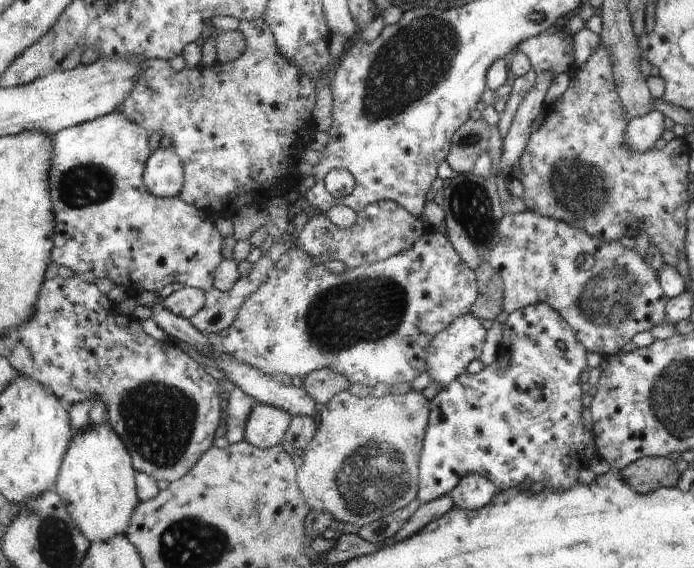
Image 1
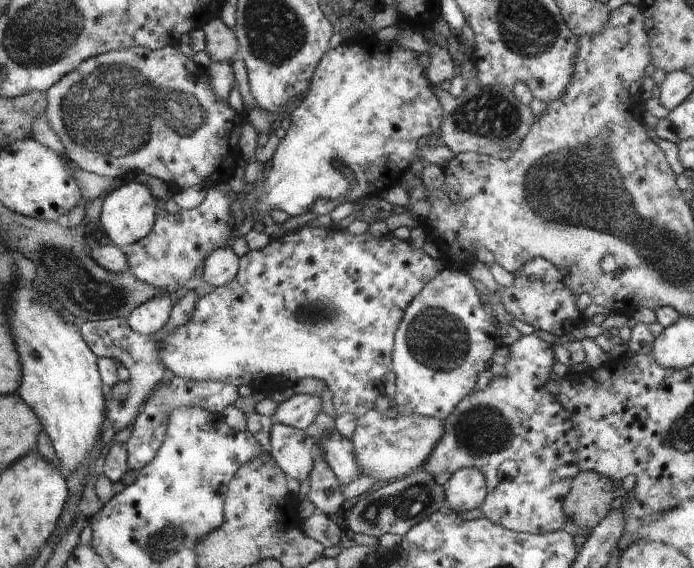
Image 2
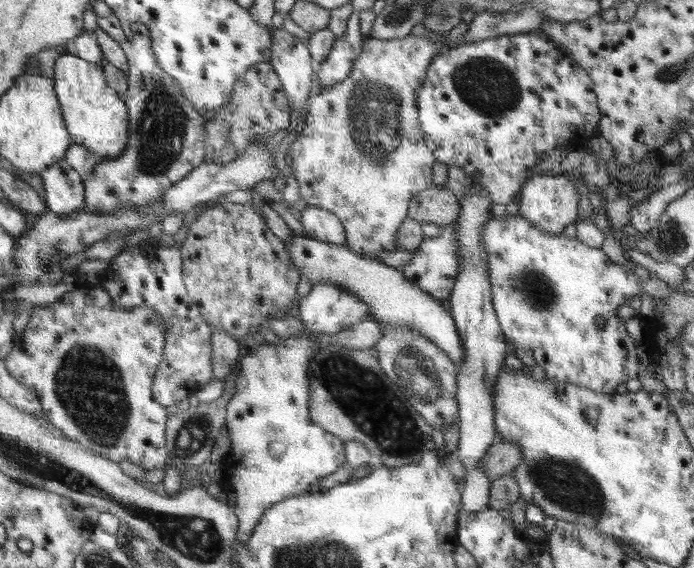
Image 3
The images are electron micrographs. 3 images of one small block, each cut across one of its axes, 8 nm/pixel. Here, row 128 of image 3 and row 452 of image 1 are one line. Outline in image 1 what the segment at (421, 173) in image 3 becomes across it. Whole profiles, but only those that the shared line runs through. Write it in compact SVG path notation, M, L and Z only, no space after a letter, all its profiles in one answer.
M415 390L407 394L390 393L381 398L375 398L373 395L366 398L358 398L358 396L352 396L348 391L343 391L336 394L326 406L322 406L317 417L316 435L312 442L308 444L308 449L300 453L302 456L302 466L300 466L299 470L300 489L303 492L303 496L307 498L308 504L311 505L312 511L316 513L330 512L333 519L337 521L362 527L366 524L371 524L374 520L383 519L384 516L391 515L392 512L400 511L402 508L407 507L409 503L412 503L412 500L417 499L419 496L420 450L422 450L422 440L424 440L426 426L429 424L430 406L431 402L426 400L423 392Z

